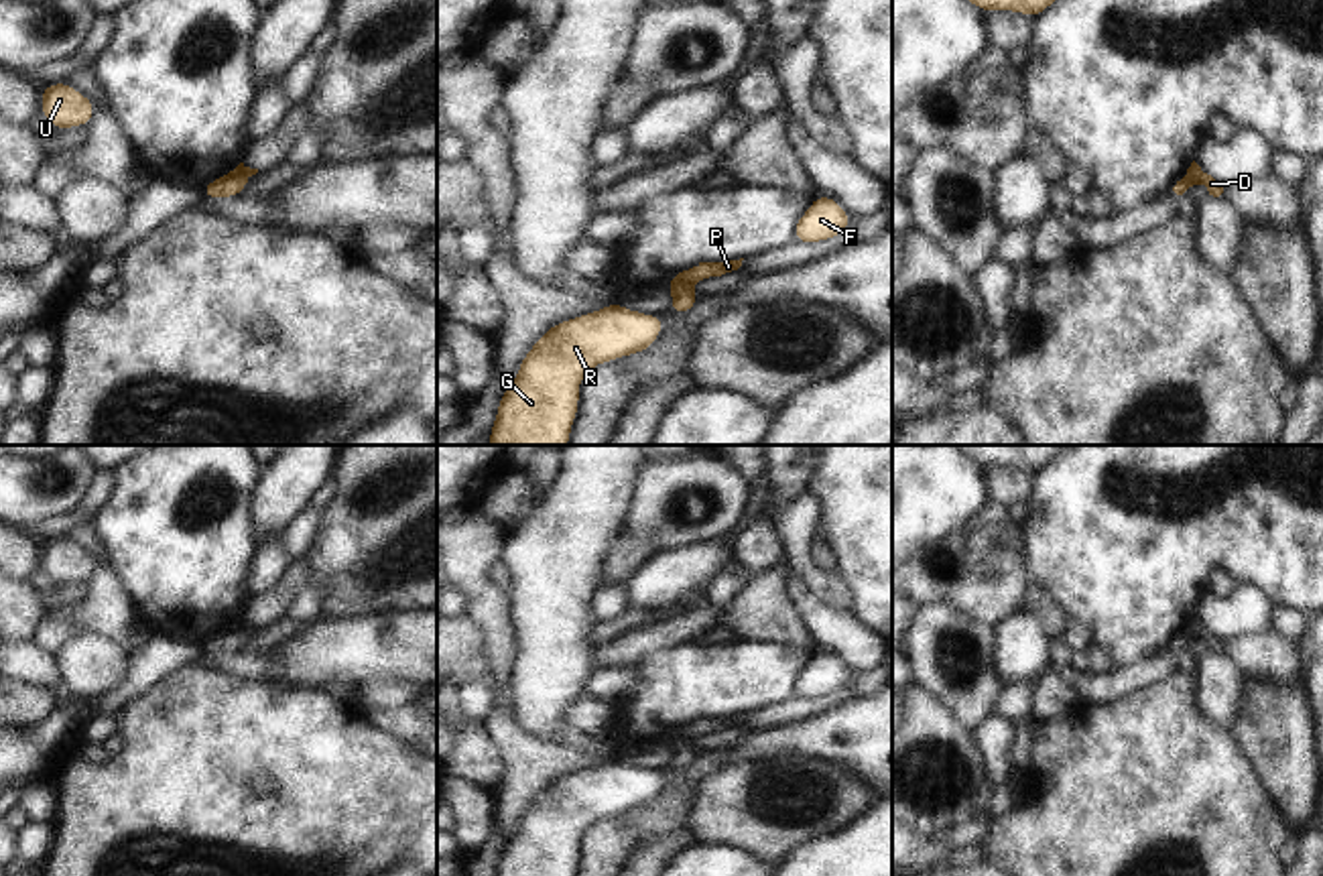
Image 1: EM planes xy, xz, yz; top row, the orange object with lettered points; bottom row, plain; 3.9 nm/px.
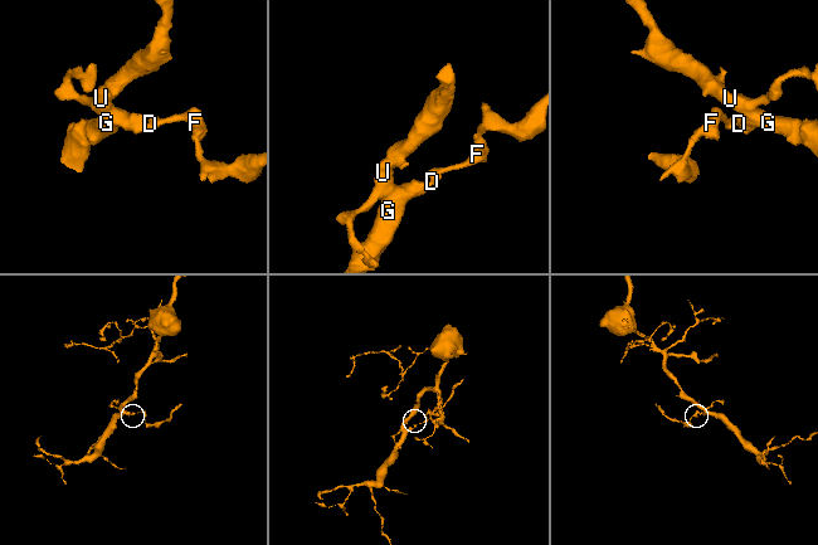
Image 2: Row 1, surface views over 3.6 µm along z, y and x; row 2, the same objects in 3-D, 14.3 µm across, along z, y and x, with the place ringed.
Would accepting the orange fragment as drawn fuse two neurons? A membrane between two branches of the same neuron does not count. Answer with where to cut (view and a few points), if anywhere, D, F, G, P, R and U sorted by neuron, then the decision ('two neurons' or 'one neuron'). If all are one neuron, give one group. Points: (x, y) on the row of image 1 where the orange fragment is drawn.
xz (691, 283), (667, 285) | D G R U / F P | two neurons

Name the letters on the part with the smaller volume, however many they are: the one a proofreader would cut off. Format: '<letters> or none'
F, P.

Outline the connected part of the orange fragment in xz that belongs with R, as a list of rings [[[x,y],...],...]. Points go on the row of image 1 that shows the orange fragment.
[[[614,303],[549,327],[504,388],[488,445],[567,445],[579,409],[579,384],[597,364],[646,352],[663,315]]]

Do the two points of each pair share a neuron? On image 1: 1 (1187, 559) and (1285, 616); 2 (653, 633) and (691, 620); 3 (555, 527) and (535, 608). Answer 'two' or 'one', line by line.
1: two
2: one
3: one

